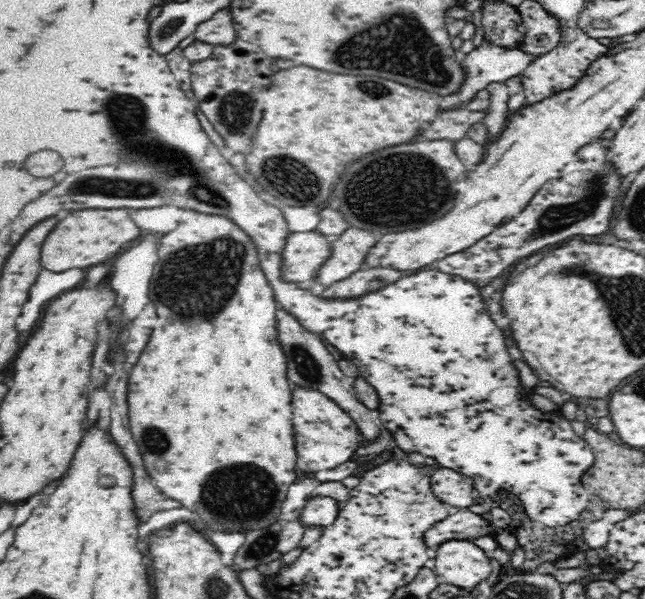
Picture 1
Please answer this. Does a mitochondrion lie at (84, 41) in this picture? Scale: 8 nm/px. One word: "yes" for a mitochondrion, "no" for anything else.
no

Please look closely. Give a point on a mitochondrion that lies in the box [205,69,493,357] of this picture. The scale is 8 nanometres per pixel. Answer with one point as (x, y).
(398, 190)

